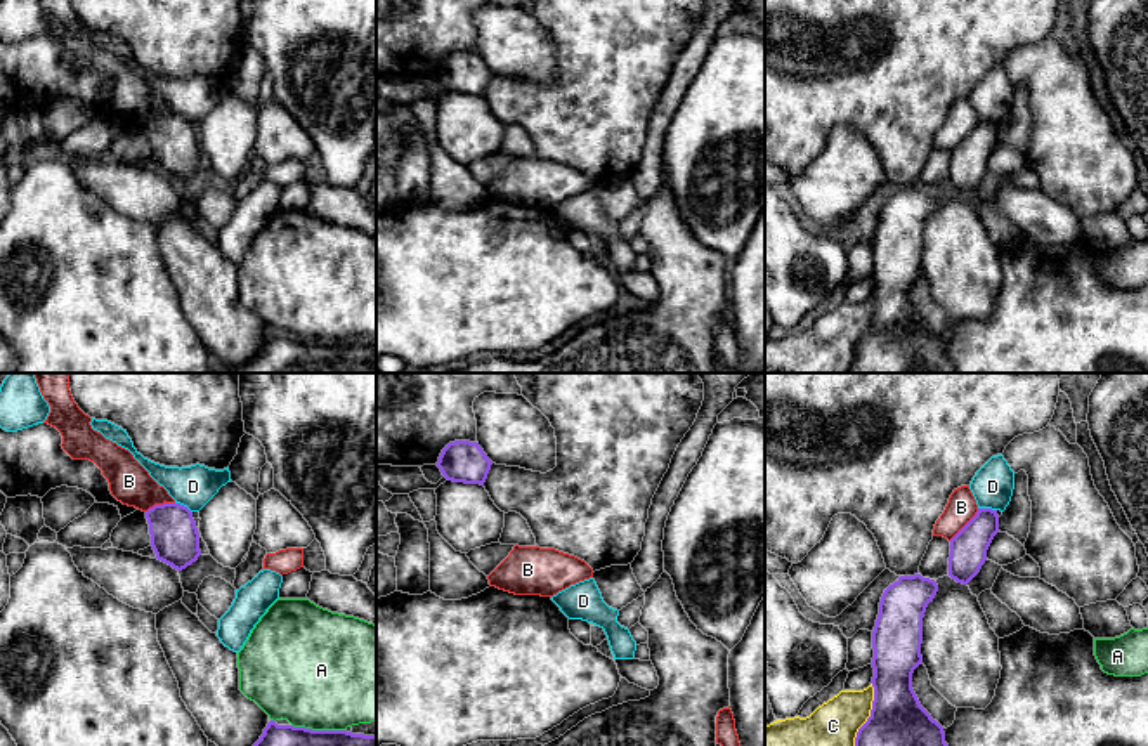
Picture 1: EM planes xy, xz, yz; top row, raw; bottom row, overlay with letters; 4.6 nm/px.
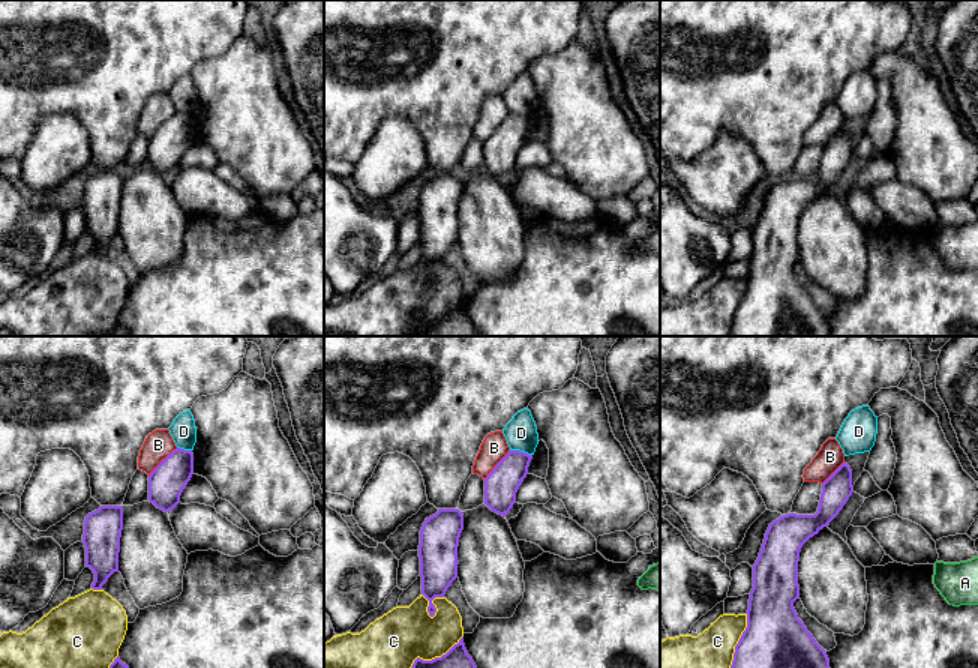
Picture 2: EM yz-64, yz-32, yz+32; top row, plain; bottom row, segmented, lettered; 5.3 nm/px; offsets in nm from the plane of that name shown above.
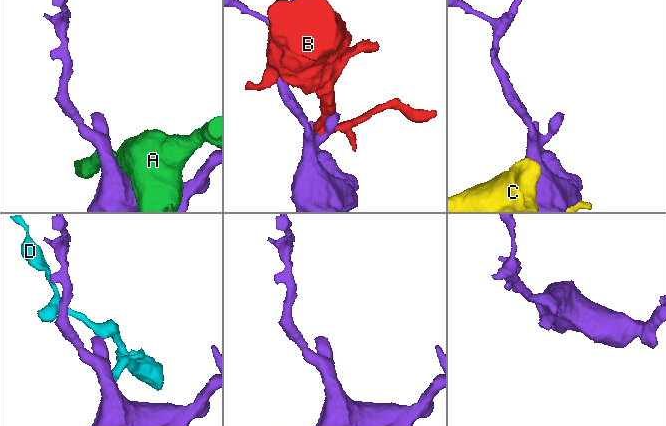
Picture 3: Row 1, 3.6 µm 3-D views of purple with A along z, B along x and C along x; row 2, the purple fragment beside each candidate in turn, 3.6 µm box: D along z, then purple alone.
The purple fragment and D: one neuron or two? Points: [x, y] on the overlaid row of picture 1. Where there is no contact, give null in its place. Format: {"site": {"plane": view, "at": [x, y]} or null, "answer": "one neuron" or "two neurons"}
{"site": {"plane": "yz", "at": [987, 509]}, "answer": "two neurons"}

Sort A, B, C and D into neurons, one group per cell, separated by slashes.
A / B / C / D

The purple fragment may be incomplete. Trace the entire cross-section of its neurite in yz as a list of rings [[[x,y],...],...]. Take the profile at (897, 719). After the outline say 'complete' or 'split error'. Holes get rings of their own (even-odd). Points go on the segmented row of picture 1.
[[[921,574],[900,576],[884,590],[872,631],[874,701],[871,717],[857,732],[855,746],[949,746],[943,727],[921,706],[912,689],[912,673],[923,664],[923,618],[936,592],[936,581]]] | complete

